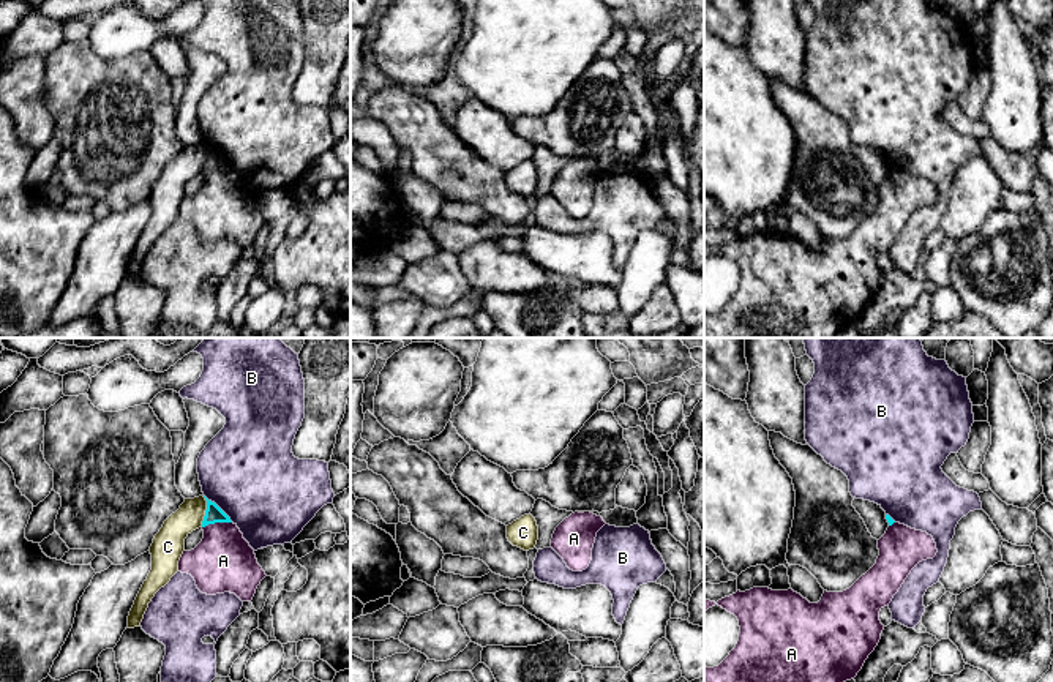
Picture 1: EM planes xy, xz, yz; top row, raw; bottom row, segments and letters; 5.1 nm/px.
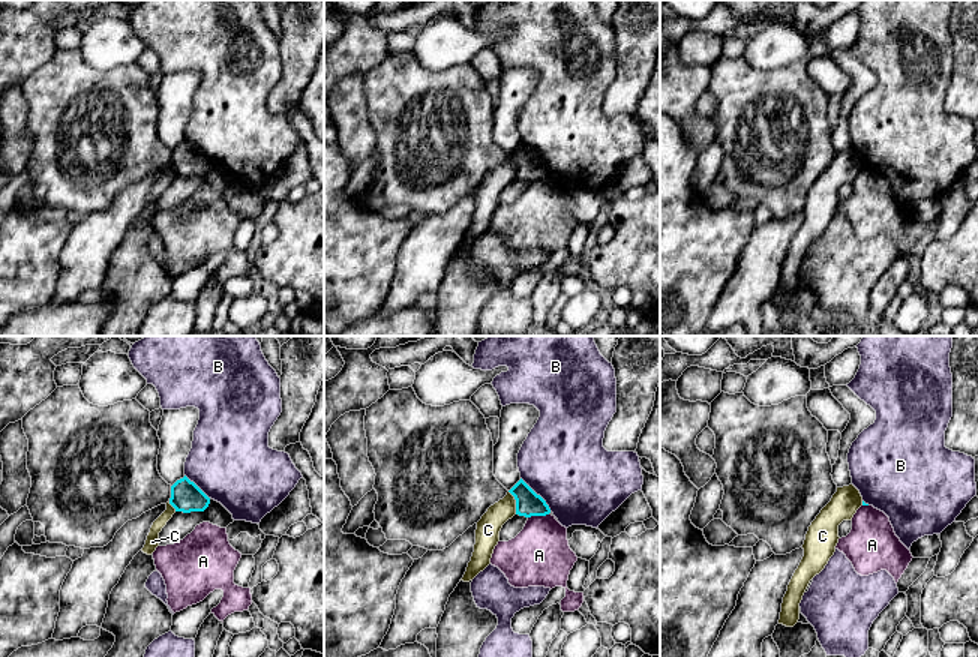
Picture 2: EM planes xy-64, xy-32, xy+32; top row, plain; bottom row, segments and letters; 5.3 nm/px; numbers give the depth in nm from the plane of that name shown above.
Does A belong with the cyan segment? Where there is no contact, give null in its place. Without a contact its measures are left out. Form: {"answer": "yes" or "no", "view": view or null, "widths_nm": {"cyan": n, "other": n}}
{"answer": "no", "view": "xy", "widths_nm": {"cyan": 90, "other": 300}}

